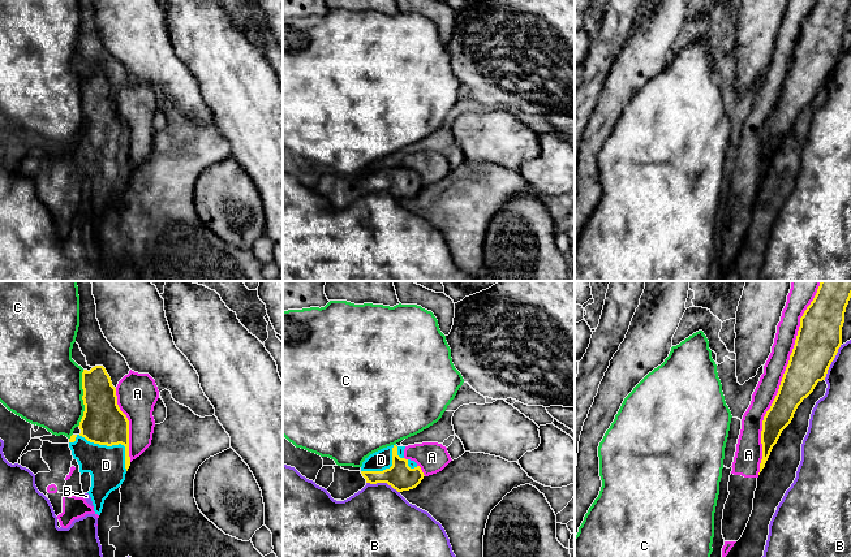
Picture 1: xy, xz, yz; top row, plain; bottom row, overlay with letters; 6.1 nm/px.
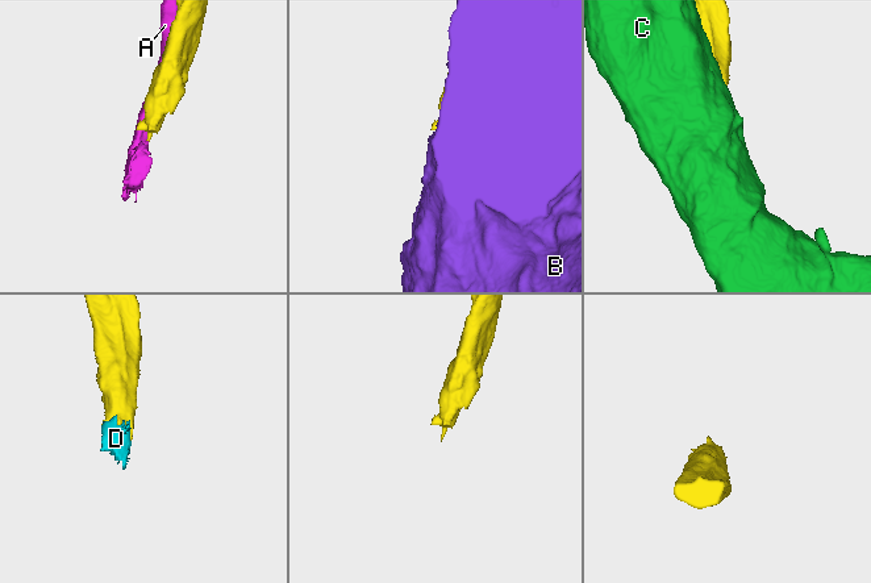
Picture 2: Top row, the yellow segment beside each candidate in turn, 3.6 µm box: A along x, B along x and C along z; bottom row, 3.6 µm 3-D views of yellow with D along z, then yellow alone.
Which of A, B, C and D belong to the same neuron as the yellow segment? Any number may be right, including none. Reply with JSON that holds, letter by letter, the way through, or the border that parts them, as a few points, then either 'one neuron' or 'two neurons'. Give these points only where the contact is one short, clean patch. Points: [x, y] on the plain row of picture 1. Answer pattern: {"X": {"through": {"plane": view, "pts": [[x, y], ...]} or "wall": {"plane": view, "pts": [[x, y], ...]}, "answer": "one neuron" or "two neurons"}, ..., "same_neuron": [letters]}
{"A": {"answer": "two neurons"}, "B": {"answer": "two neurons"}, "C": {"answer": "two neurons"}, "D": {"answer": "one neuron"}, "same_neuron": ["D"]}

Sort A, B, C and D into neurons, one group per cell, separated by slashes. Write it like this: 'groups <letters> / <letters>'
groups A / B / C / D

